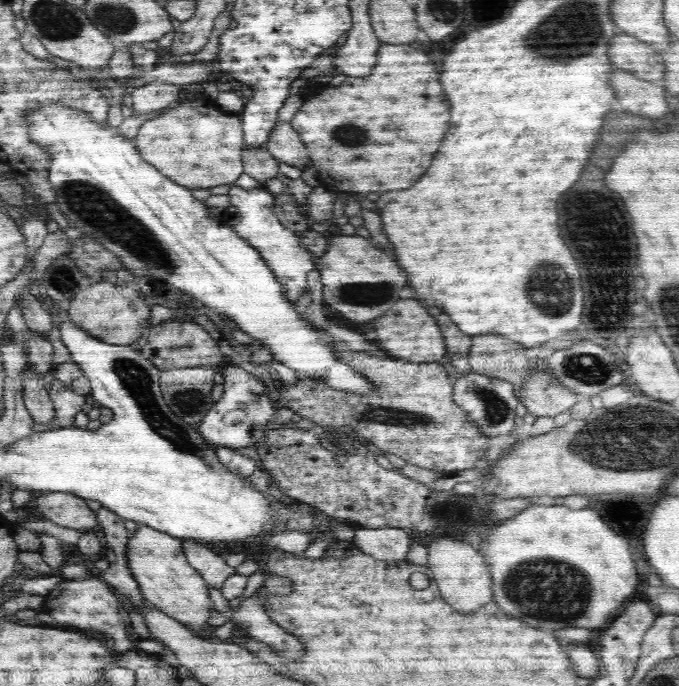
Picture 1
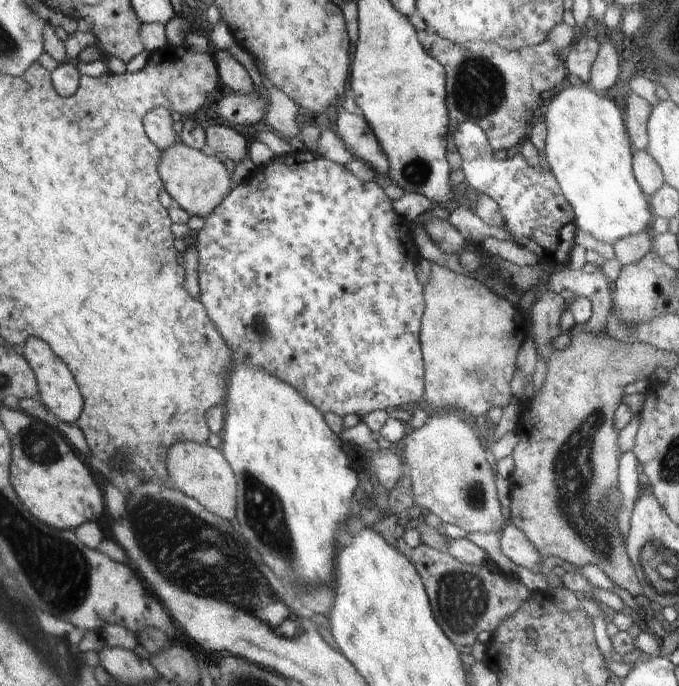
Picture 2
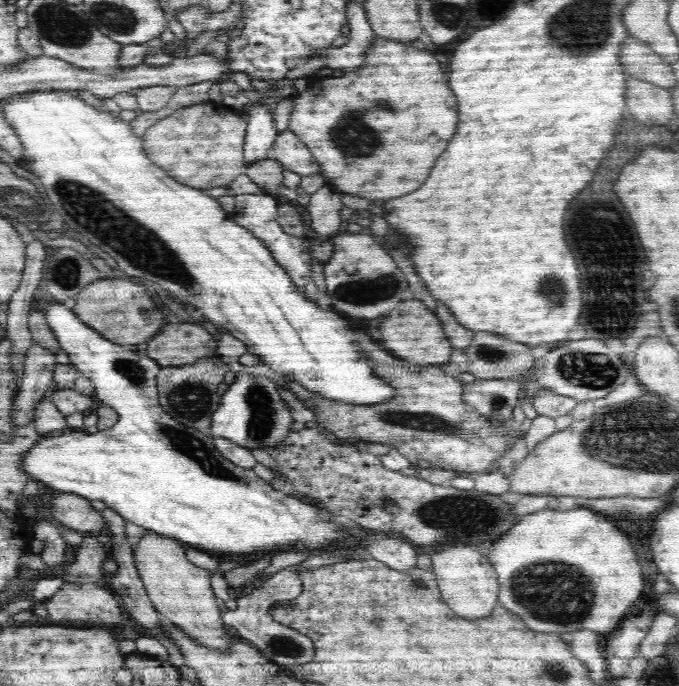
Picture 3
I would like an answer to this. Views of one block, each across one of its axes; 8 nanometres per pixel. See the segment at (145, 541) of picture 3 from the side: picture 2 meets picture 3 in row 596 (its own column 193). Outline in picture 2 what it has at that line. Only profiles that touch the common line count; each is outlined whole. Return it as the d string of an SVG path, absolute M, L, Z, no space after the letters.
M182 142L161 152L158 168L164 181L164 189L170 194L174 204L184 209L191 217L206 219L234 187L231 173L222 161L190 148Z

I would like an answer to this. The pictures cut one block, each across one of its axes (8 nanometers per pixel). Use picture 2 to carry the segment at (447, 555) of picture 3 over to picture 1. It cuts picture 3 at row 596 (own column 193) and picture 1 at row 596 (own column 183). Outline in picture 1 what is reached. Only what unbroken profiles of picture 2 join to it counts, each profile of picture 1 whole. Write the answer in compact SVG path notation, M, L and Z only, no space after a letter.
M448 537L433 539L427 546L429 557L426 565L432 571L442 598L446 602L452 602L450 606L456 606L456 610L460 612L472 612L484 606L484 602L492 602L493 580L490 580L488 565L479 551L464 539Z

